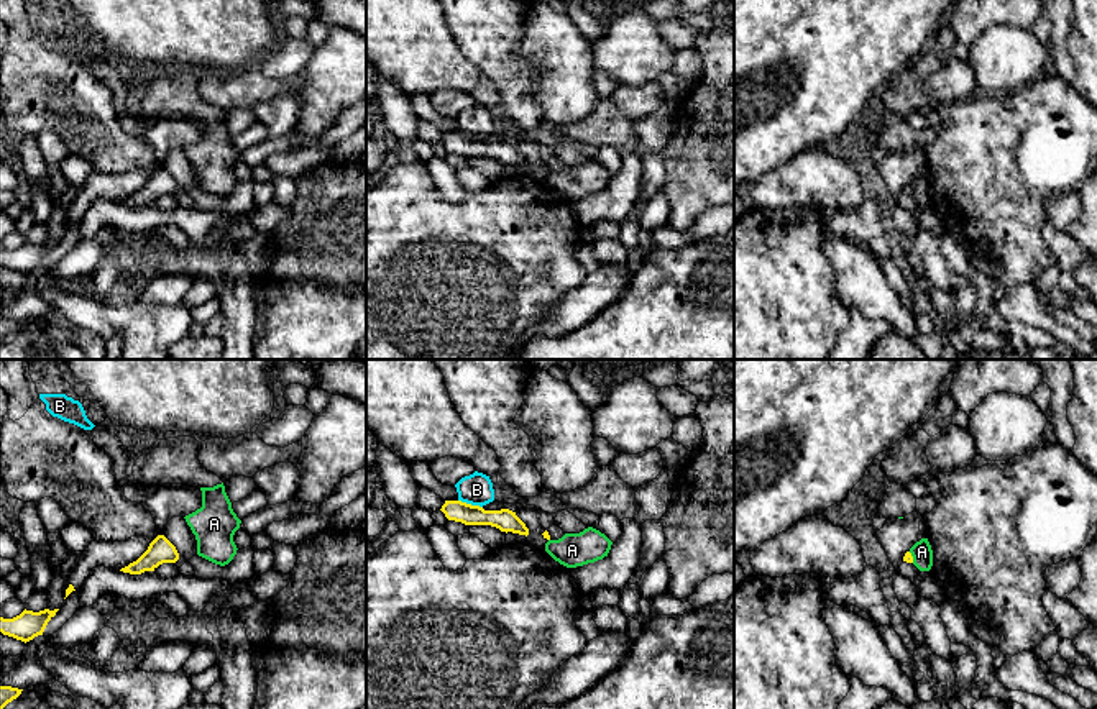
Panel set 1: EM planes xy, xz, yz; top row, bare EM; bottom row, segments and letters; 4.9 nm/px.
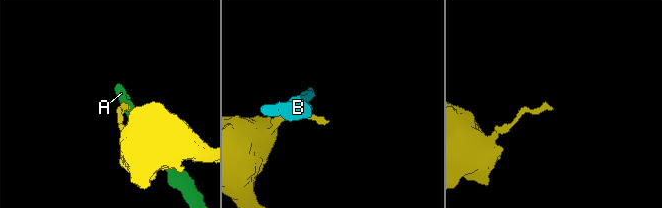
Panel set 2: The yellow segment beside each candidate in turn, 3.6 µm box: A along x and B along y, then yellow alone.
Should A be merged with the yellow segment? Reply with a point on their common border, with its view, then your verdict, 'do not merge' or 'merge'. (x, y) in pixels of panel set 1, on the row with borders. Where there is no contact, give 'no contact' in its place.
meets yellow in yz at (912, 557); do not merge

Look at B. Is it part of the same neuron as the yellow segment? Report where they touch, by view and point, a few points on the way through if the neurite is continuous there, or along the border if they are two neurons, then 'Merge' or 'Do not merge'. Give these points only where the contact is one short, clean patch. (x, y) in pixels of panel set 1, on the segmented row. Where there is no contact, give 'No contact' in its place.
Touches yellow at xz (470, 504). Boundary: xz (458, 499), (481, 507). Do not merge

